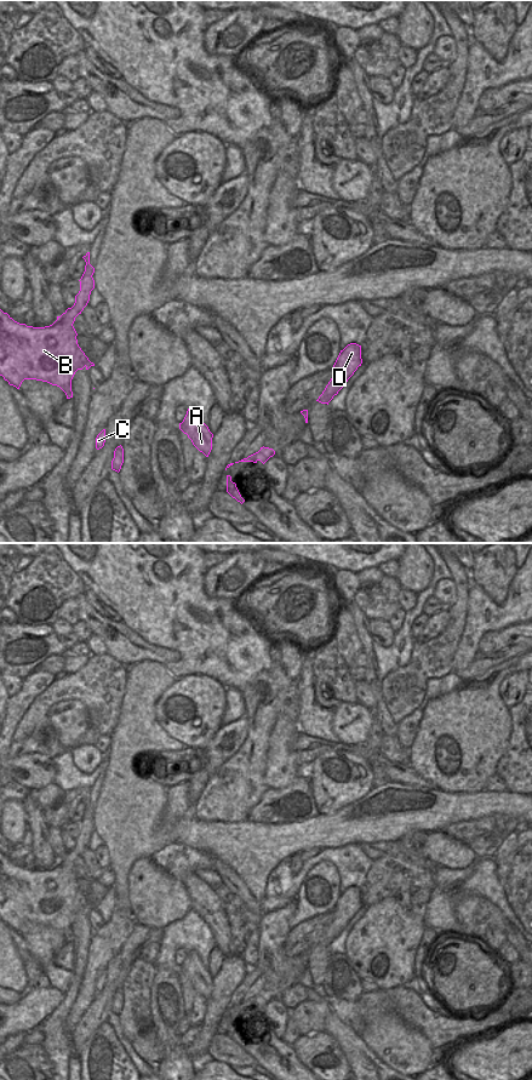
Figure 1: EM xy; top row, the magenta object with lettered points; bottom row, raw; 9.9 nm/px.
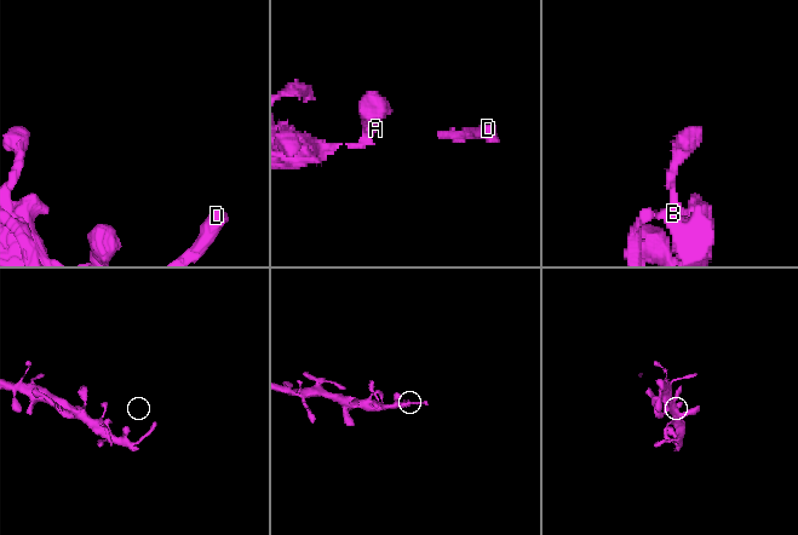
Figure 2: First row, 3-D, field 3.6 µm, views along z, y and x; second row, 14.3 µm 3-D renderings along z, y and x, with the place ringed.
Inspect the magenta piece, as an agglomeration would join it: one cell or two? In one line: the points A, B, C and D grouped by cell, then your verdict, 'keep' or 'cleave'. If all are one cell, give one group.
A B C D | keep

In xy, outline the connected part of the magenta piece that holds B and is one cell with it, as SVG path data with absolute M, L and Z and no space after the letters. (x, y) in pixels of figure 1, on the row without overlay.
M90 795L75 846L57 863L45 870L33 870L15 864L0 852L0 919L10 928L19 932L24 922L36 922L59 930L73 941L71 922L78 913L95 909L78 887L73 869L95 832L95 811L90 807Z

